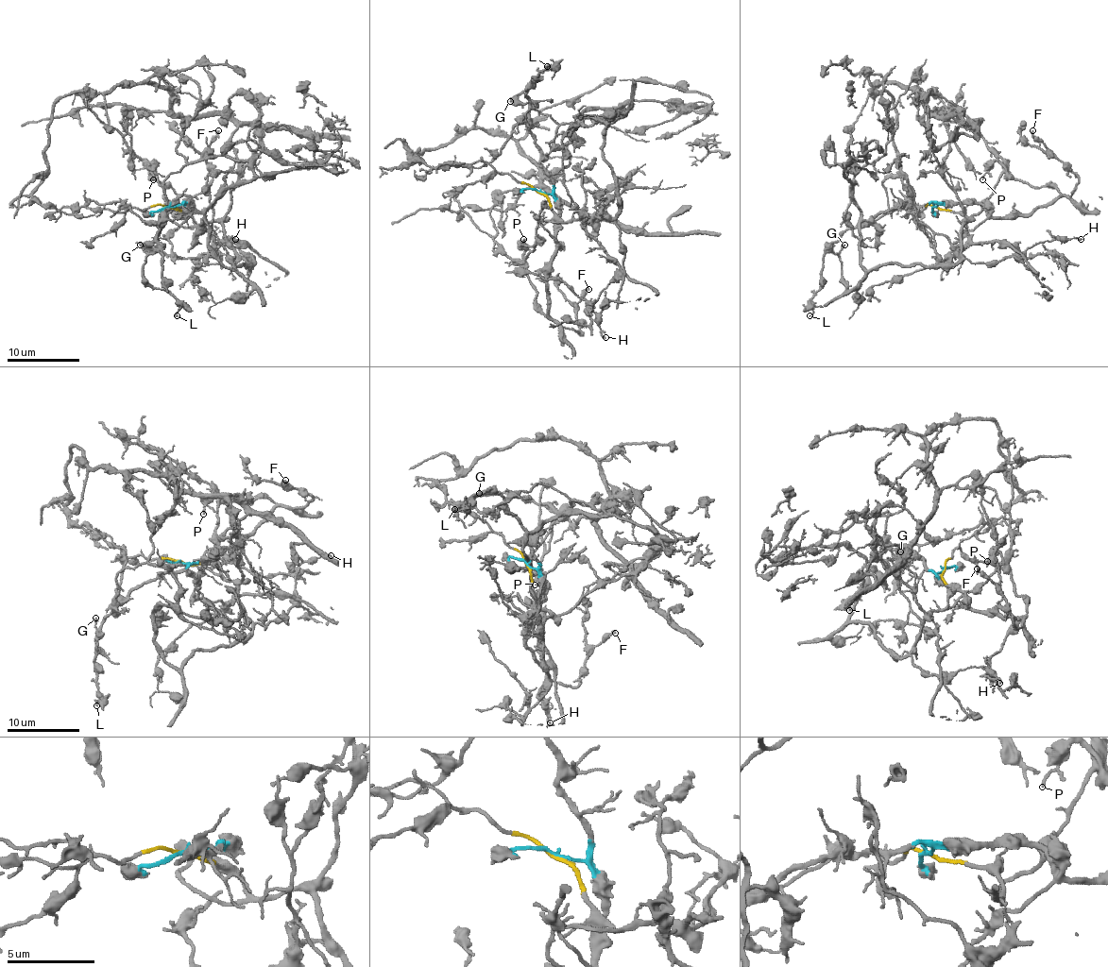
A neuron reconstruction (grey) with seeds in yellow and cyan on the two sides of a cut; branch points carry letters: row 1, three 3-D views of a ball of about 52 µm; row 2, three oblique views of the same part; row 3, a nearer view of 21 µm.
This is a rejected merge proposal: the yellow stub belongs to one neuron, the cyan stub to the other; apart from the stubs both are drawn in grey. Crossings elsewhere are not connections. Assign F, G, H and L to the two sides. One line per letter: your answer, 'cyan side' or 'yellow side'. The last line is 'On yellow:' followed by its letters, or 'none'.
F: cyan side
G: cyan side
H: yellow side
L: cyan side
On yellow: H

